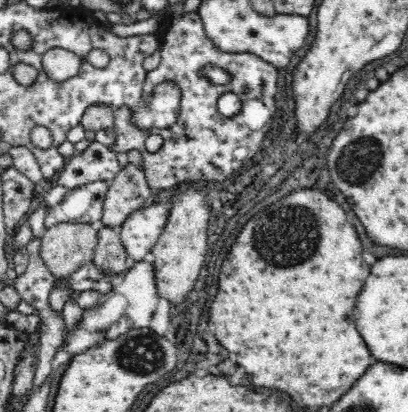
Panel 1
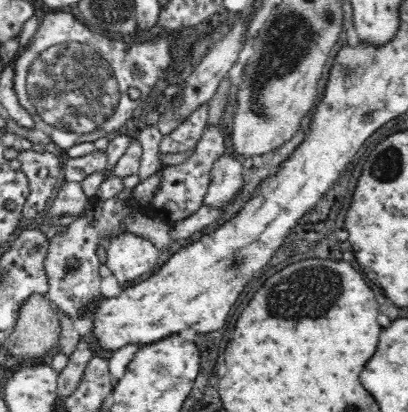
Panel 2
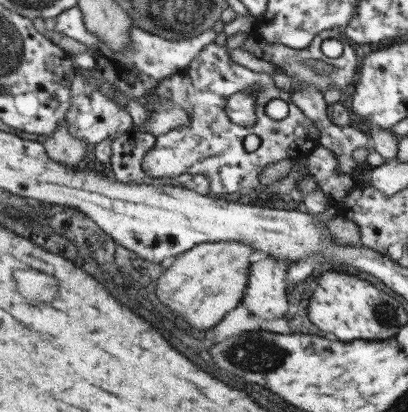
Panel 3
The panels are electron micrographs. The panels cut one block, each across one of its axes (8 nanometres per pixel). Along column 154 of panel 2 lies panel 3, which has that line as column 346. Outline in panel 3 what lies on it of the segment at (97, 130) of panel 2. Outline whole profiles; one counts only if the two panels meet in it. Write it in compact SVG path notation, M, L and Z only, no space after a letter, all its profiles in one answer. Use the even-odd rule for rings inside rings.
M325 30L325 32L319 32L319 34L311 40L311 44L309 44L305 50L293 50L293 48L287 48L287 46L281 46L281 44L267 44L267 42L263 42L263 40L259 40L259 38L255 38L255 36L251 34L251 36L243 42L243 50L247 50L249 54L253 54L253 56L257 56L257 58L261 58L261 60L267 60L267 62L273 64L275 68L279 68L279 70L275 70L273 76L265 76L265 78L269 78L269 80L273 82L273 86L279 86L279 88L285 90L285 92L291 92L291 90L297 88L297 86L317 86L321 92L325 92L327 86L337 86L339 90L343 90L343 94L347 94L347 92L351 90L351 86L355 84L357 72L359 72L359 70L357 70L357 58L355 58L355 54L353 54L353 48L347 44L347 36L345 36L343 32L339 32L339 30ZM327 38L335 38L335 40L339 40L339 42L343 44L343 54L341 54L339 58L317 56L317 54L321 54L319 44L321 44L323 40L327 40ZM309 58L325 60L327 64L333 66L333 70L331 70L329 74L315 74L315 72L311 72L309 66L305 64L305 60L309 60Z

